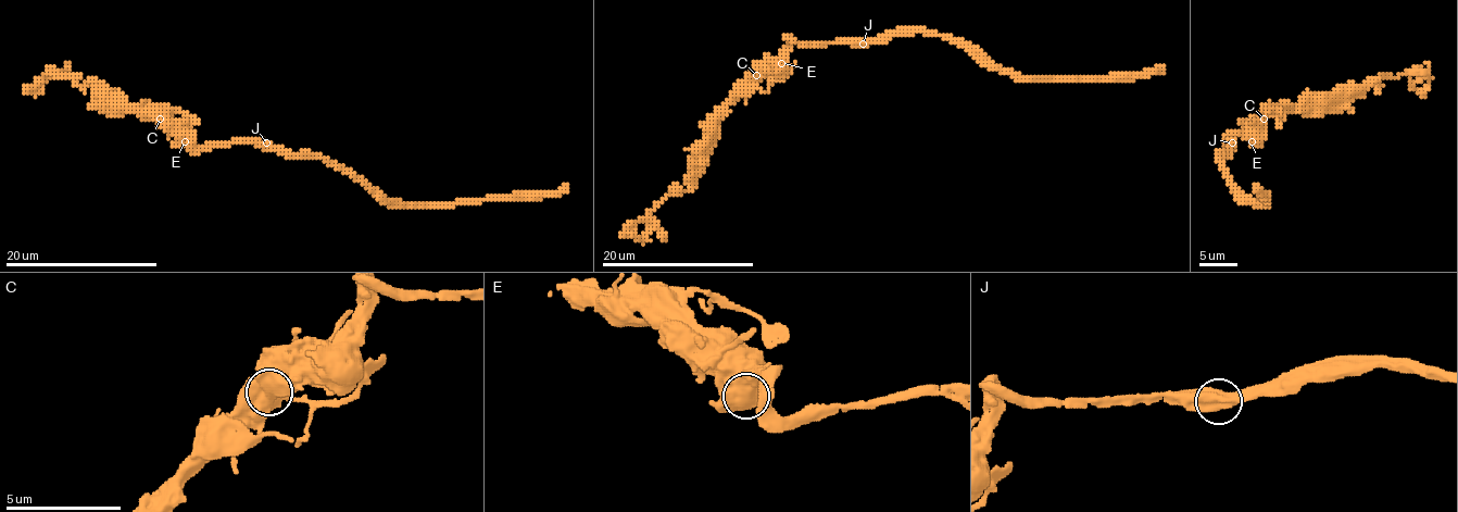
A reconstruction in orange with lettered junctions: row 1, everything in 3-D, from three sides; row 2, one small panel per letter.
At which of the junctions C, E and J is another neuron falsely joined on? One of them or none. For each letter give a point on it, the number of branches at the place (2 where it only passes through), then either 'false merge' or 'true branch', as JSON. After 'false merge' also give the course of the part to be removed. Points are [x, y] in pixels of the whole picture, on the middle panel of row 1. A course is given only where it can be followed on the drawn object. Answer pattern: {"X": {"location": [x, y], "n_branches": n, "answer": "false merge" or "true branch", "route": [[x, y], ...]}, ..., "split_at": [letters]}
{"C": {"location": [756, 75], "n_branches": 2, "answer": "false merge", "route": [[756, 76], [728, 107], [708, 147], [708, 163], [690, 188], [673, 190], [650, 213], [642, 239], [630, 234]]}, "E": {"location": [781, 63], "n_branches": 2, "answer": "true branch"}, "J": {"location": [863, 44], "n_branches": 2, "answer": "true branch"}, "split_at": ["C"]}

